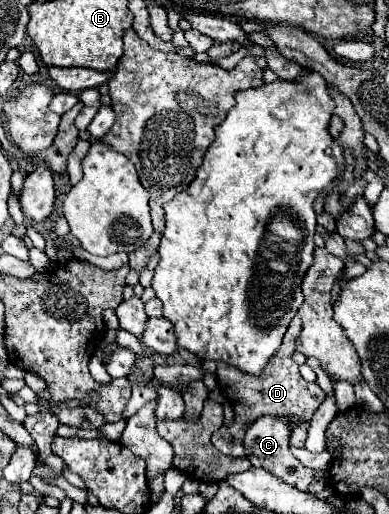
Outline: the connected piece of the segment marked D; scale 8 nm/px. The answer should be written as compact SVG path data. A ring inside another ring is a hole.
M295 316L293 322L289 324L289 330L283 338L281 348L277 350L277 354L271 358L269 366L265 366L265 370L261 372L261 378L249 378L249 374L241 374L241 370L233 370L233 366L223 366L217 364L217 382L221 392L227 396L227 400L231 402L233 410L235 410L235 422L231 426L221 426L211 442L213 446L233 458L241 458L243 456L243 436L247 430L247 422L257 420L259 416L271 414L271 416L299 416L301 424L295 426L293 434L291 434L291 446L303 448L305 446L305 438L307 438L307 428L309 428L309 420L315 414L315 410L319 408L319 404L325 398L325 392L315 384L315 382L307 382L301 378L299 374L299 366L293 362L293 354L295 354L295 338L301 332L301 318Z

